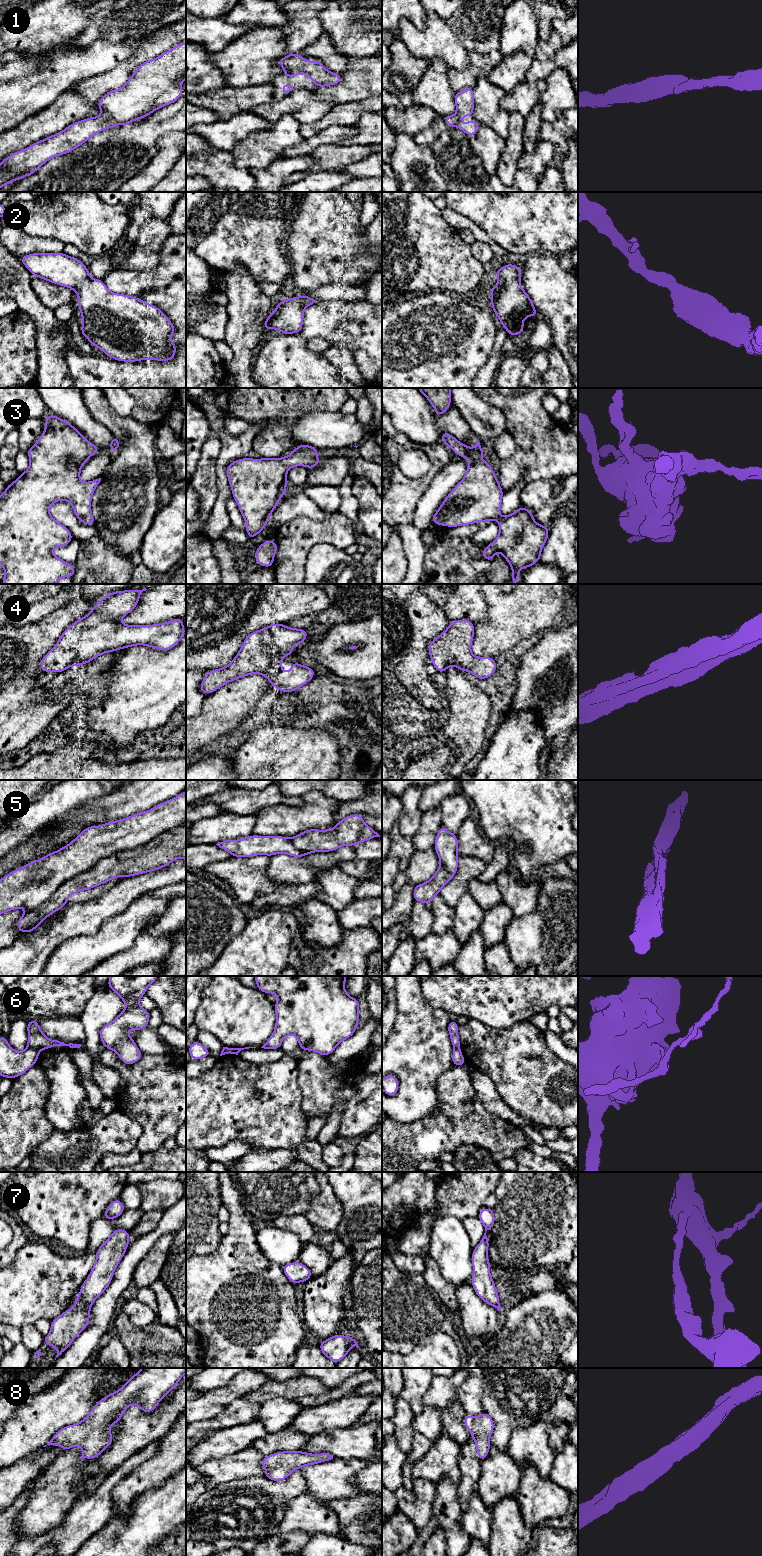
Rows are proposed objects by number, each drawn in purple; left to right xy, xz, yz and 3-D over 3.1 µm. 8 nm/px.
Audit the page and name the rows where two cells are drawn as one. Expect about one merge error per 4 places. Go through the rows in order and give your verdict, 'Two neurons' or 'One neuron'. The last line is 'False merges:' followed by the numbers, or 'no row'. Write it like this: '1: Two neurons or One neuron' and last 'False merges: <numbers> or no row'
1: One neuron
2: One neuron
3: One neuron
4: One neuron
5: Two neurons
6: Two neurons
7: One neuron
8: One neuron
False merges: 5, 6

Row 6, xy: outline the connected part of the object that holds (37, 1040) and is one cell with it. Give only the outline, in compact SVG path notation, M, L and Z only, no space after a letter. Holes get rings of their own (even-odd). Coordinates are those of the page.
M31 1020L27 1022L27 1031L27 1045L36 1051L52 1048L54 1046L69 1046L70 1048L80 1048L82 1046L81 1044L65 1044L64 1042L60 1042L58 1040L48 1039L41 1030L37 1020Z

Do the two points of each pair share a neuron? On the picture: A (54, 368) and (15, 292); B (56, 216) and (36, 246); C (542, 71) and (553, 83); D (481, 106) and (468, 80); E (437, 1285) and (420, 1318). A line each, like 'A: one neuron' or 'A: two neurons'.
A: one neuron
B: two neurons
C: two neurons
D: two neurons
E: two neurons

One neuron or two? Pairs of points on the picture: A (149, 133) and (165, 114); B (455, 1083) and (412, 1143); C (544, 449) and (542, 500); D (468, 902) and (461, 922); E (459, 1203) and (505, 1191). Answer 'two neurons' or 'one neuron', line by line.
A: one neuron
B: one neuron
C: two neurons
D: one neuron
E: two neurons

